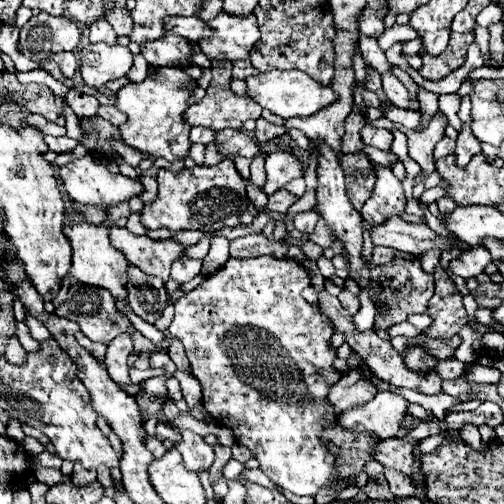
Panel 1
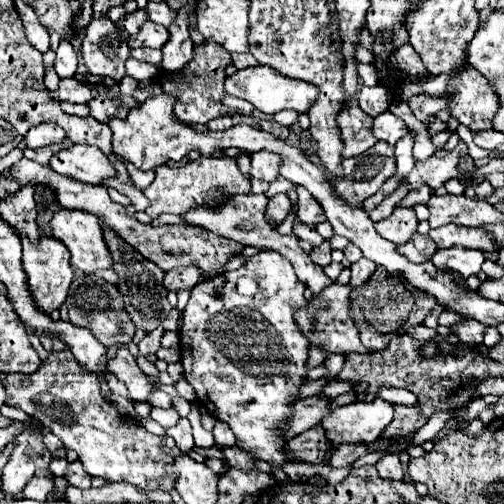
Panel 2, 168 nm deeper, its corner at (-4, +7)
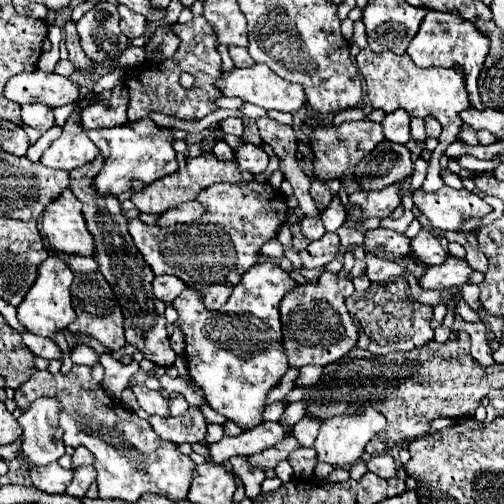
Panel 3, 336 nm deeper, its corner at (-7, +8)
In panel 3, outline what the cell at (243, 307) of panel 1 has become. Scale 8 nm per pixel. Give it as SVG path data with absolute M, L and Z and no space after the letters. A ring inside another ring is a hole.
M269 262L255 264L233 288L231 298L219 312L205 310L199 294L185 288L171 304L179 314L185 334L185 356L189 376L205 392L209 406L225 418L251 430L261 424L269 390L287 372L287 358L281 346L279 302L297 284L287 272Z

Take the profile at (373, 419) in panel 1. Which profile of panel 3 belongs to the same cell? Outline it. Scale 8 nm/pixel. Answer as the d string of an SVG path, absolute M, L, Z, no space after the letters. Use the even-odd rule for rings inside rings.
M367 408L363 414L345 414L345 416L329 418L321 424L319 436L313 444L313 448L317 452L317 460L327 462L333 468L349 468L361 458L365 444L383 428L385 428L385 418L383 418L383 414L375 412L373 408Z

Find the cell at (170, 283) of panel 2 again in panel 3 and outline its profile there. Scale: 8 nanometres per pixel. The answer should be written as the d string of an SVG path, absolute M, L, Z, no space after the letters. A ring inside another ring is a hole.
M169 274L155 276L155 280L151 284L153 284L153 292L155 292L157 300L163 300L165 304L173 302L175 296L179 296L187 288L183 280L175 278L175 276L169 276Z

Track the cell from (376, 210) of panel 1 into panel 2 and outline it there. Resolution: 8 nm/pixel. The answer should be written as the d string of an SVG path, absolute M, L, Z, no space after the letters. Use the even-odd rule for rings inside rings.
M396 205L392 215L374 223L374 227L380 237L384 237L392 243L406 243L416 233L418 219L416 219L416 213L412 207Z

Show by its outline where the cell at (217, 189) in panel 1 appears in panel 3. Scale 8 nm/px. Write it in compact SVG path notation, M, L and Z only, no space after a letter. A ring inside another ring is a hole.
M199 154L197 158L187 158L187 166L183 170L177 170L171 176L165 176L163 180L157 180L153 184L143 186L143 190L133 192L131 202L145 214L163 214L169 208L175 208L177 204L185 202L185 200L193 200L197 198L197 194L205 188L209 188L215 182L233 182L239 184L243 180L251 180L253 174L241 174L235 162L221 162L215 158L215 154Z

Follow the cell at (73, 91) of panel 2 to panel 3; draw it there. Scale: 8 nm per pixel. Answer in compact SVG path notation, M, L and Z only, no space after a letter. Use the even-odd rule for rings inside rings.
M39 70L39 72L25 72L13 76L5 84L3 96L21 106L43 102L51 108L57 108L75 102L79 98L79 88L69 78Z

